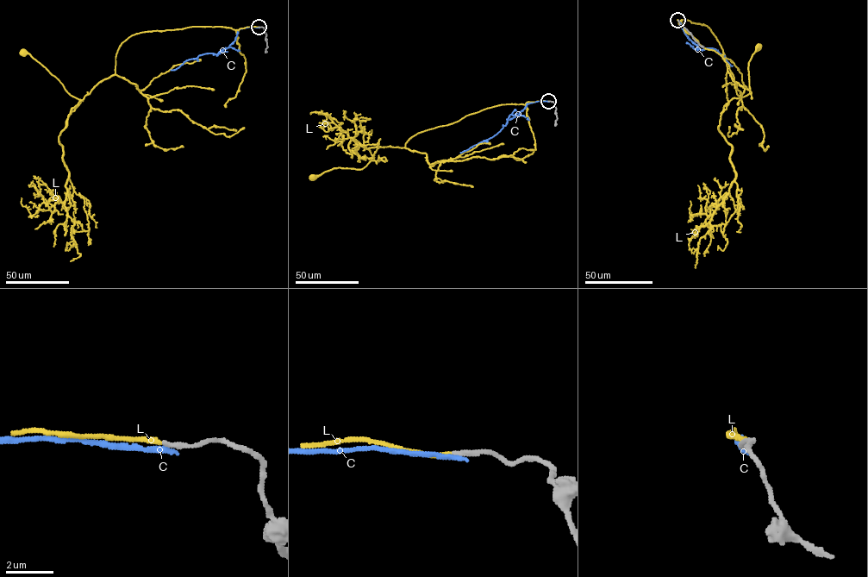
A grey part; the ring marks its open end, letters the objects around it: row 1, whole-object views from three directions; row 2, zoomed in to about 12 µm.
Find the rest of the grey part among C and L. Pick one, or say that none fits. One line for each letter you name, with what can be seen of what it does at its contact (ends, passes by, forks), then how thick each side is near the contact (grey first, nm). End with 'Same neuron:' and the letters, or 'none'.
L: it ends there; 200 nm thick on the grey side, 190 nm on the other
Same neuron: L

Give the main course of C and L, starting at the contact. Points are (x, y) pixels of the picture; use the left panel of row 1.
C: (259, 27), (239, 29), (235, 40), (217, 54), (199, 55), (171, 70)
L: (259, 27), (191, 26), (131, 35), (117, 51), (115, 73), (71, 112), (83, 101), (22, 53)

